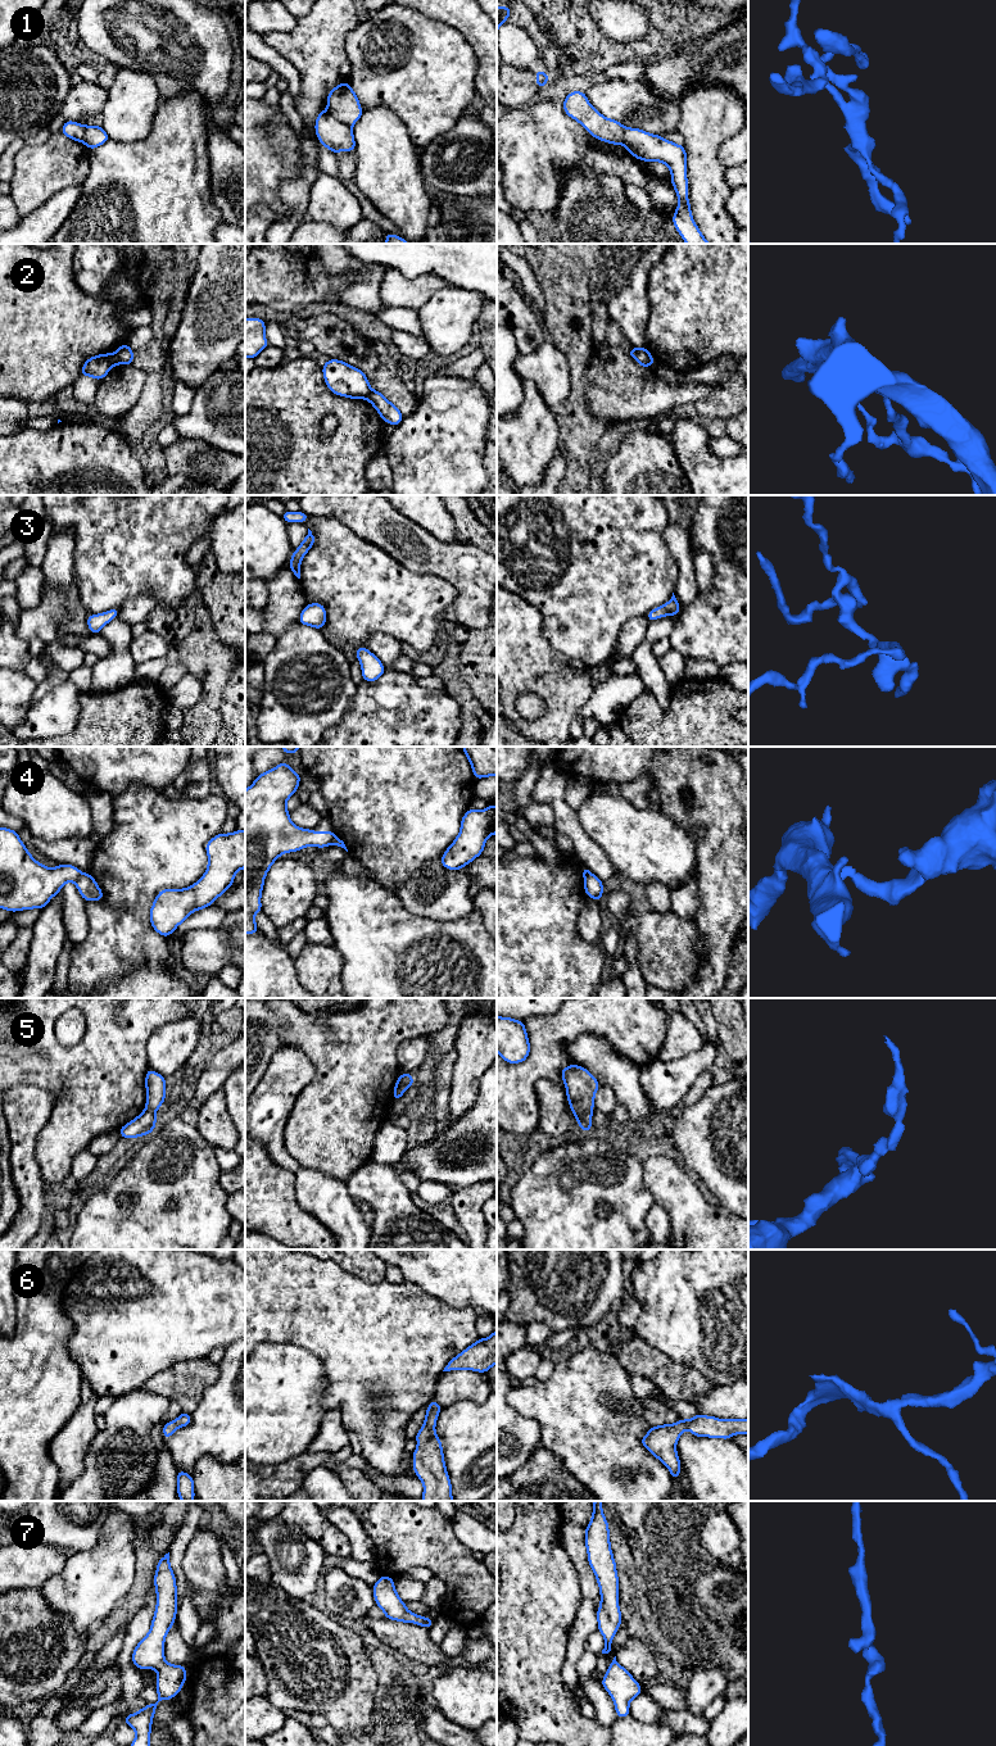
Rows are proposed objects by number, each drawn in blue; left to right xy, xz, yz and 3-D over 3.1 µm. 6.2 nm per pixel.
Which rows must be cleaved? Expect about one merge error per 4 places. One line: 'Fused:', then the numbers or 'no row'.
Fused: 1, 2, 4, 5

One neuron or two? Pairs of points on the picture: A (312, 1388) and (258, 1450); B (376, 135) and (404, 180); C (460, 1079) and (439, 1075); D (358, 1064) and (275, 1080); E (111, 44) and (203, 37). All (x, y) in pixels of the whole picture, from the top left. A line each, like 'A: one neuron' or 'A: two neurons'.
A: one neuron
B: one neuron
C: two neurons
D: two neurons
E: one neuron

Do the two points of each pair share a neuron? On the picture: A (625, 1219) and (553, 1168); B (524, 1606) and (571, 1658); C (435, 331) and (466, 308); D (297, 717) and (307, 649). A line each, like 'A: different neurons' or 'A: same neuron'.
A: same neuron
B: different neurons
C: same neuron
D: same neuron

